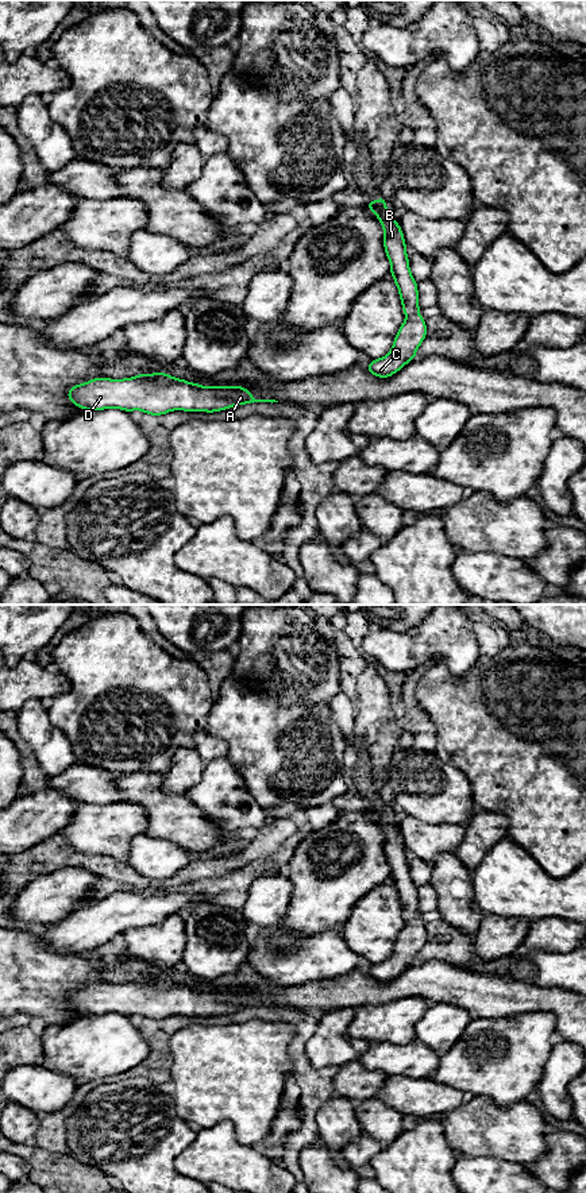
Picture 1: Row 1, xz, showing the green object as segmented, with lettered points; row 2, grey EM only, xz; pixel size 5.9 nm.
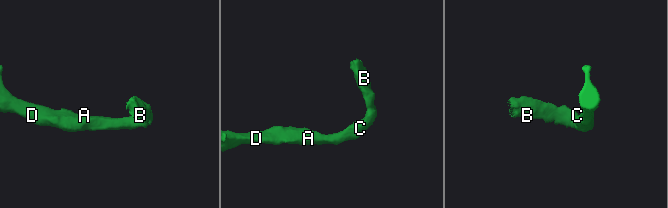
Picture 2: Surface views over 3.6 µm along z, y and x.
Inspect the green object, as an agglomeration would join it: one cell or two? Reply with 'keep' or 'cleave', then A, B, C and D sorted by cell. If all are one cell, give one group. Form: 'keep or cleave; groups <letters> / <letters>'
keep; groups A B C D

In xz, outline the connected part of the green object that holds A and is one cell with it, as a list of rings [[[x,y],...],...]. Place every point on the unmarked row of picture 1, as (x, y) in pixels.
[[[166,977],[138,978],[124,984],[95,982],[70,992],[68,1003],[84,1015],[116,1012],[126,1016],[143,1015],[151,1020],[171,1015],[213,1018],[251,1007],[278,1007],[255,1004],[240,989],[204,992]]]

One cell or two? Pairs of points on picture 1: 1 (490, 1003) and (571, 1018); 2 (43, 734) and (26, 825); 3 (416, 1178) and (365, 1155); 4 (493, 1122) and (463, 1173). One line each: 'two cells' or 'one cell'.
1: one cell
2: two cells
3: two cells
4: one cell

